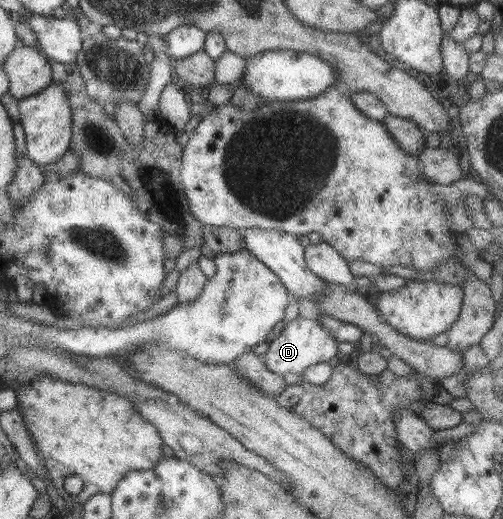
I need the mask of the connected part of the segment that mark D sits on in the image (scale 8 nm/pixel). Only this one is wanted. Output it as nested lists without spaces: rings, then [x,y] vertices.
[[[297,315],[285,325],[280,325],[268,340],[264,366],[277,375],[293,373],[301,375],[309,366],[327,363],[338,355],[337,342],[317,320],[302,318]]]

